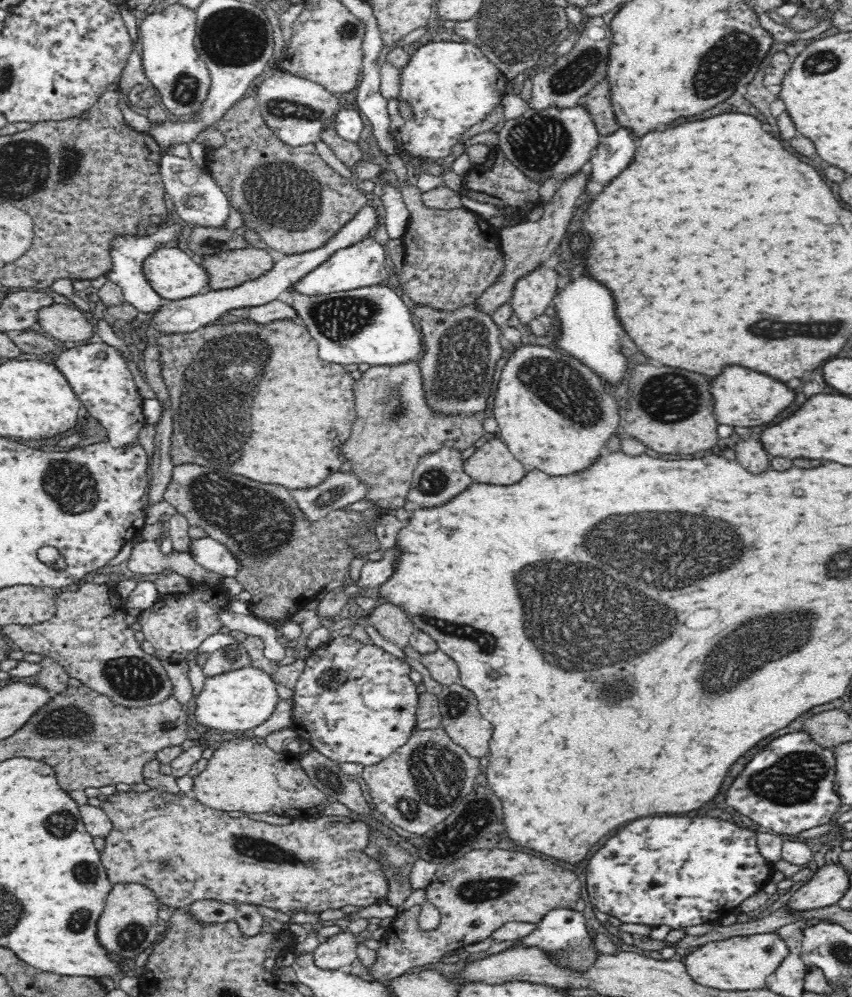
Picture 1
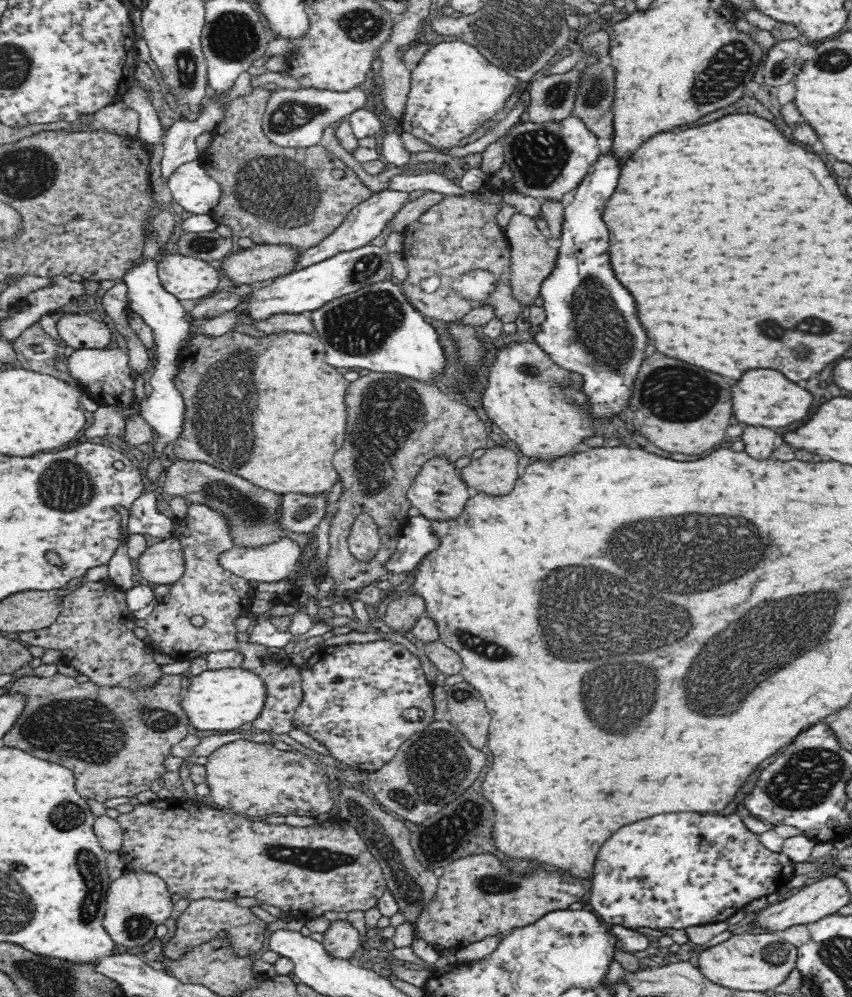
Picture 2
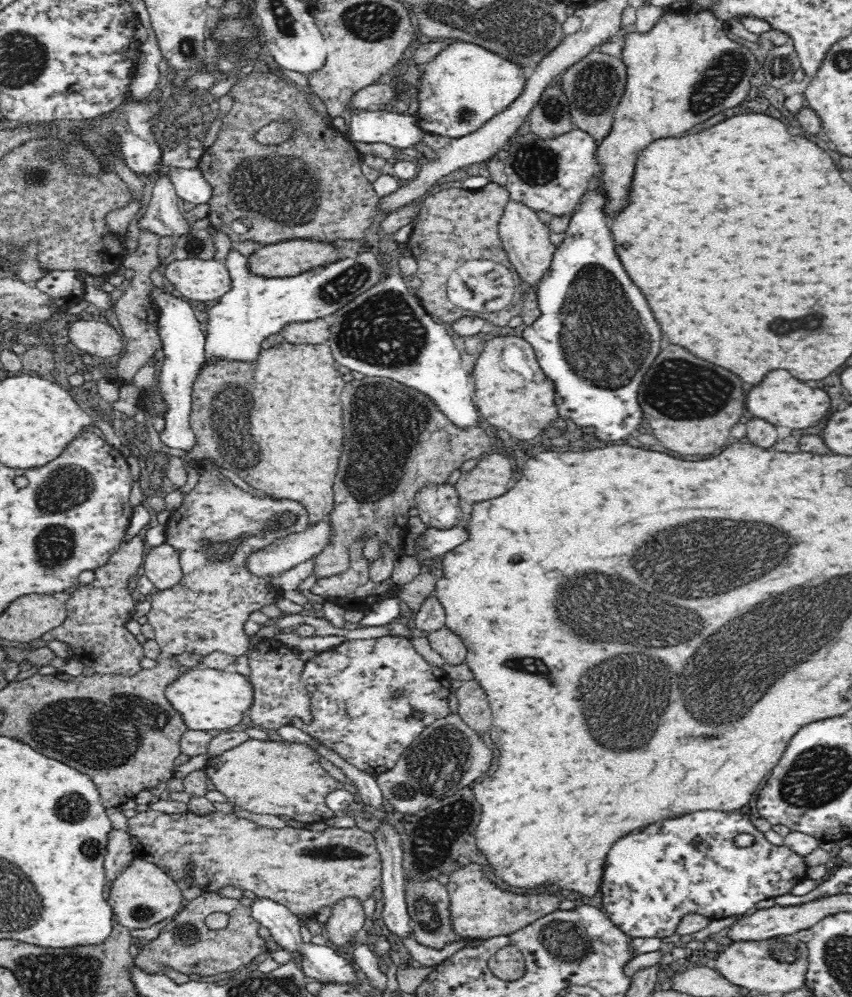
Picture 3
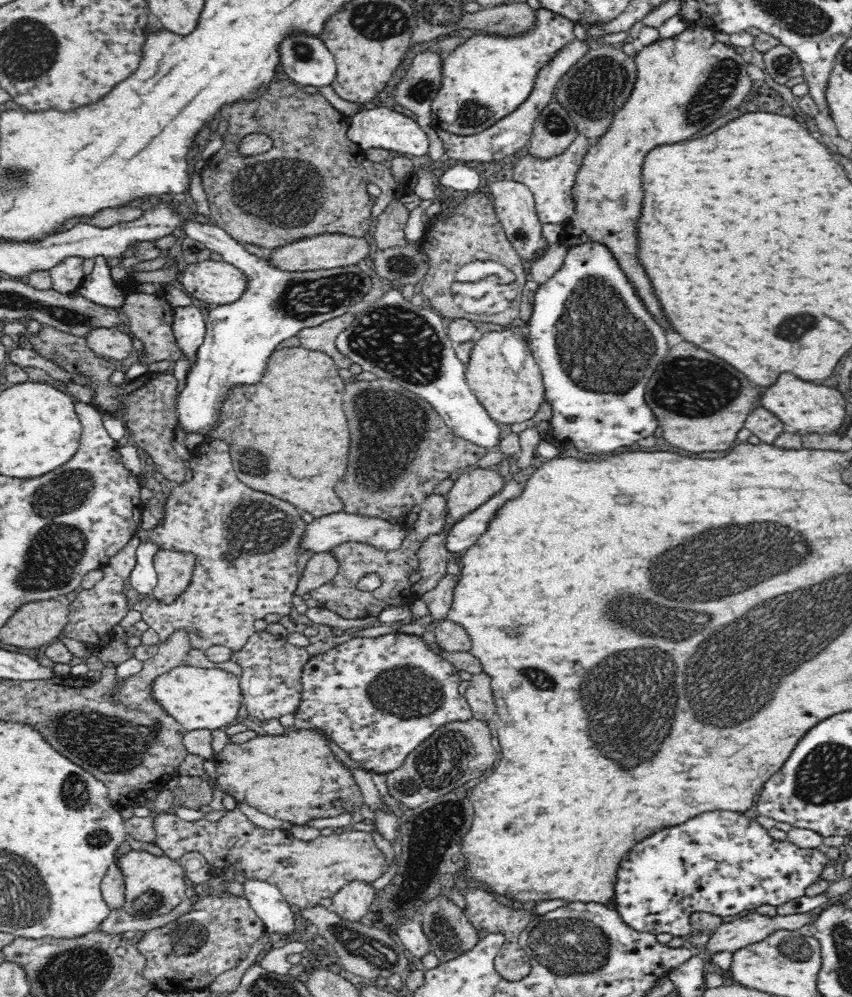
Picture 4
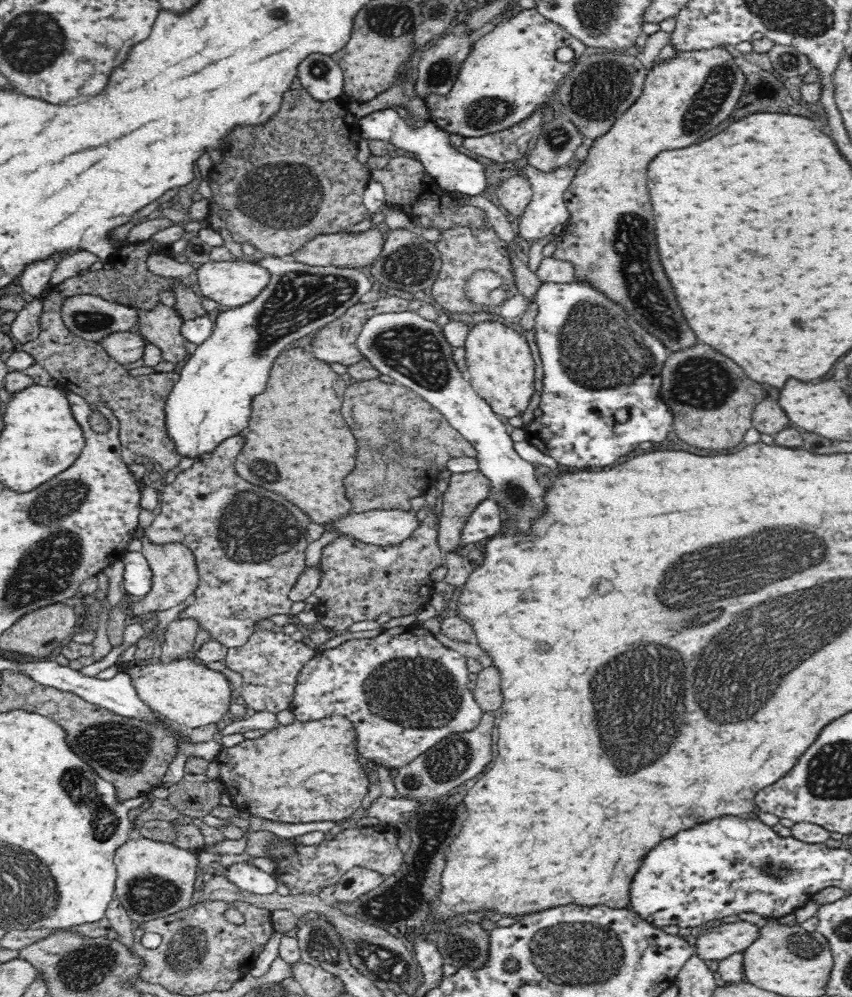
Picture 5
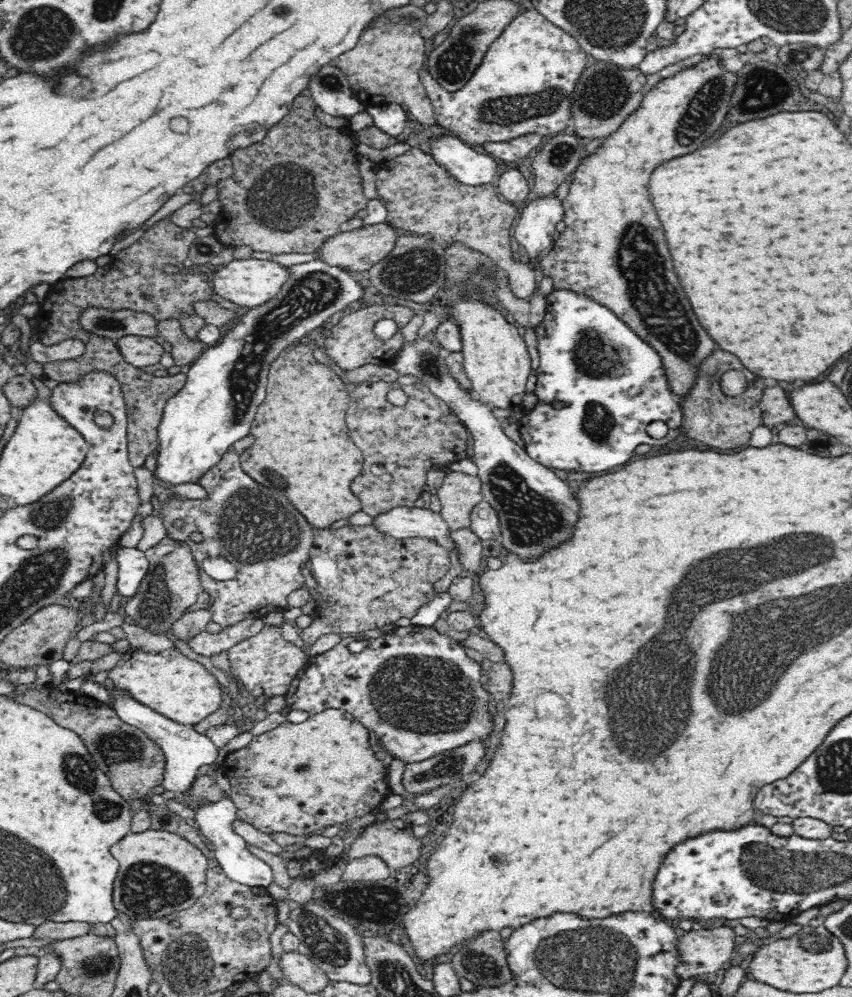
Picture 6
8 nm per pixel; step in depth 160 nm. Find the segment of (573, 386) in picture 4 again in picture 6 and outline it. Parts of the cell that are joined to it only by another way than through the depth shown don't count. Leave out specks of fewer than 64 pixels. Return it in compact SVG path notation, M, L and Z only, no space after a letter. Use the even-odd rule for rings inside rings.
M553 291L546 299L546 317L538 327L533 328L540 353L540 365L533 378L536 380L533 393L538 398L538 404L530 412L524 412L518 422L525 451L549 469L604 472L626 464L634 456L634 448L640 444L662 446L674 440L682 426L682 406L669 389L662 362L658 360L654 348L634 336L634 332L610 314L608 308L590 304L590 299L576 295L576 292ZM616 362L626 364L618 366ZM556 402L562 406L556 408ZM658 420L668 424L670 432L661 439L654 439L646 433L646 426Z

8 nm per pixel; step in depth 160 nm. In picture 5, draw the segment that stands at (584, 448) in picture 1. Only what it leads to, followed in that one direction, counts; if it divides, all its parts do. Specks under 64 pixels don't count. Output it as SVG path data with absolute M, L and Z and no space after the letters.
M478 322L469 330L465 350L468 380L478 396L505 420L521 417L534 395L534 361L528 344L521 334L500 322Z

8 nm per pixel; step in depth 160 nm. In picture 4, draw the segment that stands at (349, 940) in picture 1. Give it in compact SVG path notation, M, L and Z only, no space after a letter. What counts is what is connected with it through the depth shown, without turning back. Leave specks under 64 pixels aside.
M349 880L334 896L330 910L346 920L360 921L374 900L376 890L372 881Z

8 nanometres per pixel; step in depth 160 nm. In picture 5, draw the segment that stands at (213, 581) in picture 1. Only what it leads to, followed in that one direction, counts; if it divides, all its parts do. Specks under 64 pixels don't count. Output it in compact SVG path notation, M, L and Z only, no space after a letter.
M139 523L135 530L135 538L141 542L142 555L149 564L152 576L150 590L144 595L142 600L134 602L130 608L131 614L141 617L141 620L151 617L156 612L170 610L177 604L188 600L194 595L199 584L199 572L194 554L181 542L171 542L166 544L156 544L146 535L146 526Z

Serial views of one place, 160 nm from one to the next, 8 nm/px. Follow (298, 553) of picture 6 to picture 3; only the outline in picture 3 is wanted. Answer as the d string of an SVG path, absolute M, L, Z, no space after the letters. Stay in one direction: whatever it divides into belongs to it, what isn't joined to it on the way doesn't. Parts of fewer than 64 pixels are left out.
M203 459L204 466L197 469L198 484L183 497L181 506L172 511L165 524L165 543L178 552L183 577L174 588L155 591L147 596L152 604L147 613L147 623L154 629L155 641L163 654L192 652L203 658L211 652L222 651L237 658L247 652L251 638L246 635L244 622L250 620L250 614L260 613L264 606L276 604L280 595L284 594L272 584L274 575L254 575L248 569L248 560L274 540L302 532L309 525L308 515L306 509L294 500L254 497L222 474L224 470L218 459Z

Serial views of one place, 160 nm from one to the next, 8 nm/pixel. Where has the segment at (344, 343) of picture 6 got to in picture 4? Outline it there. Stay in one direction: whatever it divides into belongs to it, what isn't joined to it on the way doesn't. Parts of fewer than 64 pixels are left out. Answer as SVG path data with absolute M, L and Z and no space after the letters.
M346 313L339 318L314 326L314 328L304 328L298 334L301 346L310 351L331 356L339 368L350 368L353 363L352 359L337 348L337 339L356 318L356 315Z

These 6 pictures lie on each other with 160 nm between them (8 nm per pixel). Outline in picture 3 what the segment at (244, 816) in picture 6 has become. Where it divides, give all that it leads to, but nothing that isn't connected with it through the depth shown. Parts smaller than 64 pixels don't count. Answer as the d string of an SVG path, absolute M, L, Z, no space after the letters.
M252 737L230 751L209 759L205 774L236 808L255 814L269 814L302 822L316 824L334 818L325 804L327 796L348 788L328 774L322 766L322 754L310 743L290 741L257 740Z

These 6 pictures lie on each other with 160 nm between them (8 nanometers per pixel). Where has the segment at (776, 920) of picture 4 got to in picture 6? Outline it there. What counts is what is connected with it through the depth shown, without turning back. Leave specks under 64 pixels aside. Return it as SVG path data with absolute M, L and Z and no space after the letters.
M714 925L713 929L690 929L680 933L678 937L677 952L679 956L674 972L682 981L718 973L726 962L734 960L732 953L736 945L734 943L736 935L732 927Z

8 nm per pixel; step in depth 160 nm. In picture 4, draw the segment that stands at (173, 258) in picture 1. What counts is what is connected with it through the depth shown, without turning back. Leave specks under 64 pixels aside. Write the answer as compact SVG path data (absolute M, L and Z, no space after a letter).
M224 259L181 264L179 283L184 292L204 304L236 303L249 290L250 282L248 273Z

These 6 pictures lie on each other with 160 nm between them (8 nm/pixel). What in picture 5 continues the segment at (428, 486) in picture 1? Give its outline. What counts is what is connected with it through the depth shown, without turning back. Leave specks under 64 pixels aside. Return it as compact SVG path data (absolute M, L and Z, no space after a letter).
M429 508L420 528L395 545L375 545L350 535L340 535L322 548L319 583L312 594L320 628L333 635L348 630L354 622L376 620L381 614L394 618L412 616L430 603L434 593L432 572L445 564L438 545L439 518Z

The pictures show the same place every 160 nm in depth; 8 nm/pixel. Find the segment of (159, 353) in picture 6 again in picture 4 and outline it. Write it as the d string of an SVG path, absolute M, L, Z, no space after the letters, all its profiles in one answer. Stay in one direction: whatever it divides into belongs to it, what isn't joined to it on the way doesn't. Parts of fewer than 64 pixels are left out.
M100 328L91 333L87 344L97 355L124 360L134 352L134 340L121 328Z

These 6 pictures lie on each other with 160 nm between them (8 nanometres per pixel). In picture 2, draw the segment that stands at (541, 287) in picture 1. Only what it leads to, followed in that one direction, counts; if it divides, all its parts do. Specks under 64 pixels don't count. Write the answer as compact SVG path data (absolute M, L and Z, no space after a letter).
M515 212L514 216L511 216L507 222L505 237L507 248L511 254L511 276L508 288L515 298L517 298L518 303L523 304L524 308L527 309L528 306L533 304L536 298L540 297L540 284L542 284L542 280L546 276L550 276L550 273L554 270L557 250L548 244L548 238L538 228L538 224L536 224L534 219L520 212Z

